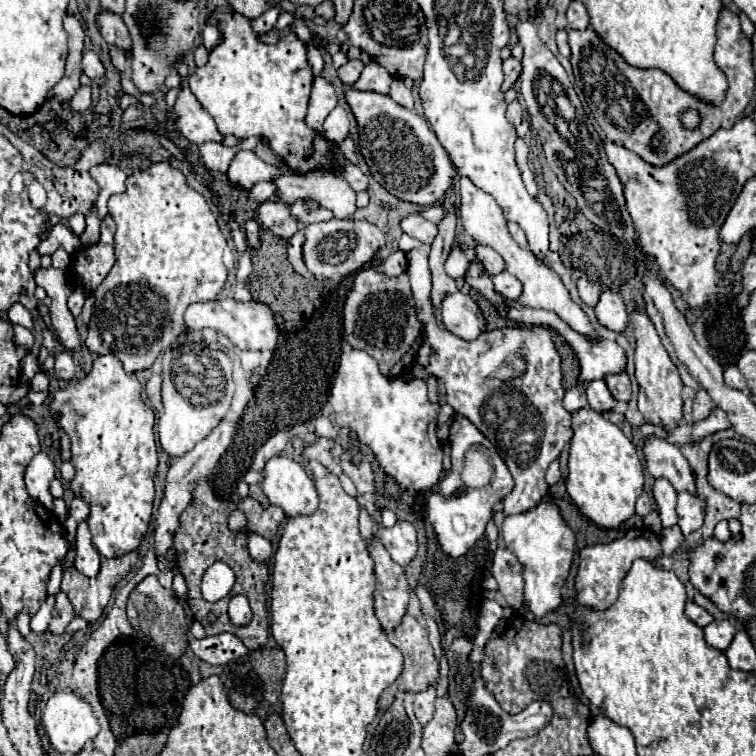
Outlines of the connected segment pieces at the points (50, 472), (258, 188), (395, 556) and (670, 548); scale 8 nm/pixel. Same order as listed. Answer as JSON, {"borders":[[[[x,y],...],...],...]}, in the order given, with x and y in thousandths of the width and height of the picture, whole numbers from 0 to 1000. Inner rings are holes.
{"borders":[[[[50,598],[34,616],[34,627],[32,627],[37,653],[61,672],[69,672],[71,664],[71,659],[63,651],[63,643],[71,635],[71,622],[74,619],[66,603],[61,598]]],[[[358,239],[344,241],[337,245],[331,254],[331,262],[336,265],[336,267],[352,267],[360,257],[362,257],[362,243]]],[[[526,688],[519,698],[505,698],[500,709],[524,746],[537,749],[550,735],[550,701],[542,690]]],[[[889,696],[889,698],[881,698],[873,704],[873,714],[876,714],[878,730],[892,730],[892,725],[897,725],[897,720],[902,720],[905,709],[897,696]]]]}

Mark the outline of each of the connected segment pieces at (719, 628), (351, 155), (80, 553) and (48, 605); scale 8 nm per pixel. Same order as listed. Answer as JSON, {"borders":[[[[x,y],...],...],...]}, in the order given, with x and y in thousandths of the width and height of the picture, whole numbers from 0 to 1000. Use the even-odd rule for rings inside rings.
{"borders":[[[[944,820],[931,831],[934,849],[950,860],[960,860],[971,847],[971,839],[974,839],[974,831],[966,820]]],[[[460,180],[452,190],[450,190],[450,198],[455,201],[455,206],[466,214],[466,217],[474,217],[474,201],[471,201],[471,193],[468,193],[468,185]]],[[[106,690],[101,698],[101,738],[98,751],[108,757],[111,762],[127,762],[132,751],[132,733],[122,722],[122,706],[116,701],[114,690]]],[[[65,788],[53,802],[53,807],[42,815],[42,823],[40,823],[40,833],[48,836],[48,839],[56,839],[61,831],[63,831],[63,823],[69,816],[69,804],[73,799],[73,790]]]]}

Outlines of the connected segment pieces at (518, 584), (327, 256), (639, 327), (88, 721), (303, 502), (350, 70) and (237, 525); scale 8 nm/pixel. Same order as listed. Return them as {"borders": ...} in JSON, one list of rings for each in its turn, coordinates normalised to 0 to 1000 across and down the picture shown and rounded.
{"borders":[[[[659,725],[653,730],[653,741],[651,741],[651,762],[659,770],[659,780],[661,786],[669,791],[669,796],[685,807],[690,802],[690,783],[693,783],[693,767],[690,767],[690,749],[685,743],[685,738],[669,728],[669,725]]],[[[434,291],[434,294],[415,294],[402,299],[402,323],[399,323],[399,344],[405,354],[421,368],[437,365],[458,365],[479,354],[492,339],[508,325],[511,310],[492,294],[484,291]]],[[[839,413],[836,426],[839,426],[839,444],[841,444],[841,468],[839,468],[841,503],[847,508],[844,542],[849,545],[852,558],[876,563],[878,569],[889,569],[902,556],[902,513],[905,513],[905,508],[902,508],[897,489],[889,481],[884,466],[878,463],[860,421],[852,413]]],[[[74,915],[58,937],[56,944],[56,958],[61,966],[61,974],[69,984],[69,989],[79,997],[103,997],[111,984],[122,976],[127,976],[127,971],[132,968],[132,958],[119,937],[119,931],[114,931],[108,923],[103,923],[98,915]]],[[[362,603],[349,614],[349,635],[347,635],[347,648],[354,656],[357,667],[370,669],[378,683],[392,683],[392,680],[410,680],[421,669],[421,653],[415,646],[415,638],[410,635],[407,624],[389,611],[381,603]]],[[[463,79],[460,85],[447,90],[447,101],[455,111],[468,111],[476,103],[479,93],[481,93],[481,85],[476,79]]],[[[307,675],[302,680],[302,698],[304,701],[312,701],[312,704],[325,701],[325,683],[323,683],[320,675]]]]}

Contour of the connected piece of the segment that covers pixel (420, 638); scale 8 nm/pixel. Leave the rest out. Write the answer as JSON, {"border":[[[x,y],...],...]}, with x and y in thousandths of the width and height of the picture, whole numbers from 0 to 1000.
{"border":[[[537,812],[532,817],[532,823],[519,836],[513,836],[511,841],[532,862],[534,886],[526,894],[526,899],[505,918],[505,923],[500,929],[500,939],[513,939],[513,934],[521,929],[524,915],[558,915],[558,913],[563,913],[569,905],[574,905],[579,899],[579,876],[574,873],[574,862],[571,862],[571,854],[566,849],[566,833],[548,815]]]}

